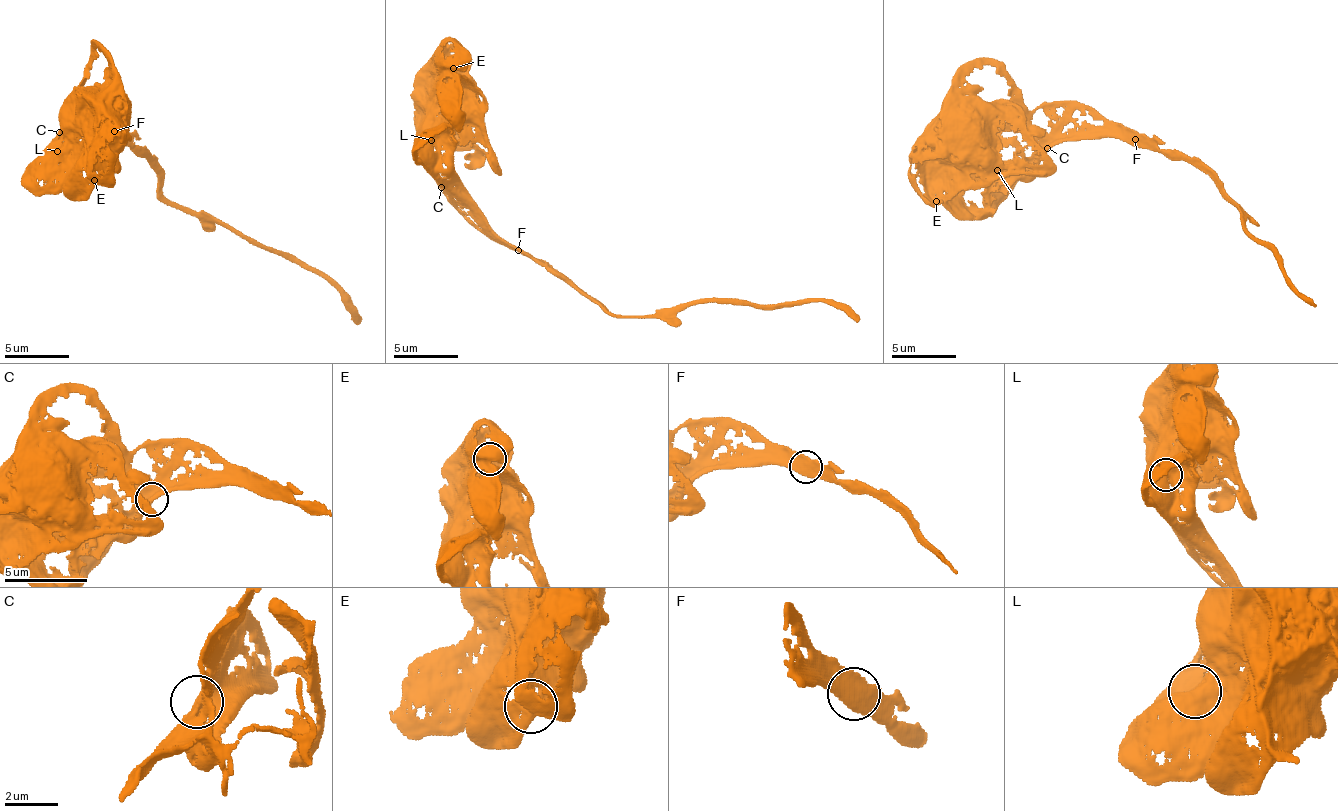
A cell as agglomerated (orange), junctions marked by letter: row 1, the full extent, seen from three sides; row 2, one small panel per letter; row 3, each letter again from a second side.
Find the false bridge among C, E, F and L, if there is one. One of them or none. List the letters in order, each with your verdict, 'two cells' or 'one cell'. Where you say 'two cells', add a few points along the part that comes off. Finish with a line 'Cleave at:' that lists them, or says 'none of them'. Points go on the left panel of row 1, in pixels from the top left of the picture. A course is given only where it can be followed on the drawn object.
C: one cell
E: one cell
F: one cell
L: one cell
Cleave at: none of them

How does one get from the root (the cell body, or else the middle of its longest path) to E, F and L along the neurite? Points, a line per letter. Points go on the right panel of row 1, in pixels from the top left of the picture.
E: (969, 139), (976, 147), (973, 164), (936, 201)
F: (969, 139), (975, 135), (993, 162), (1002, 163), (1008, 173), (1023, 173), (1060, 140), (1123, 135), (1136, 138)
L: (969, 139), (975, 135), (980, 159), (992, 160), (998, 171)

